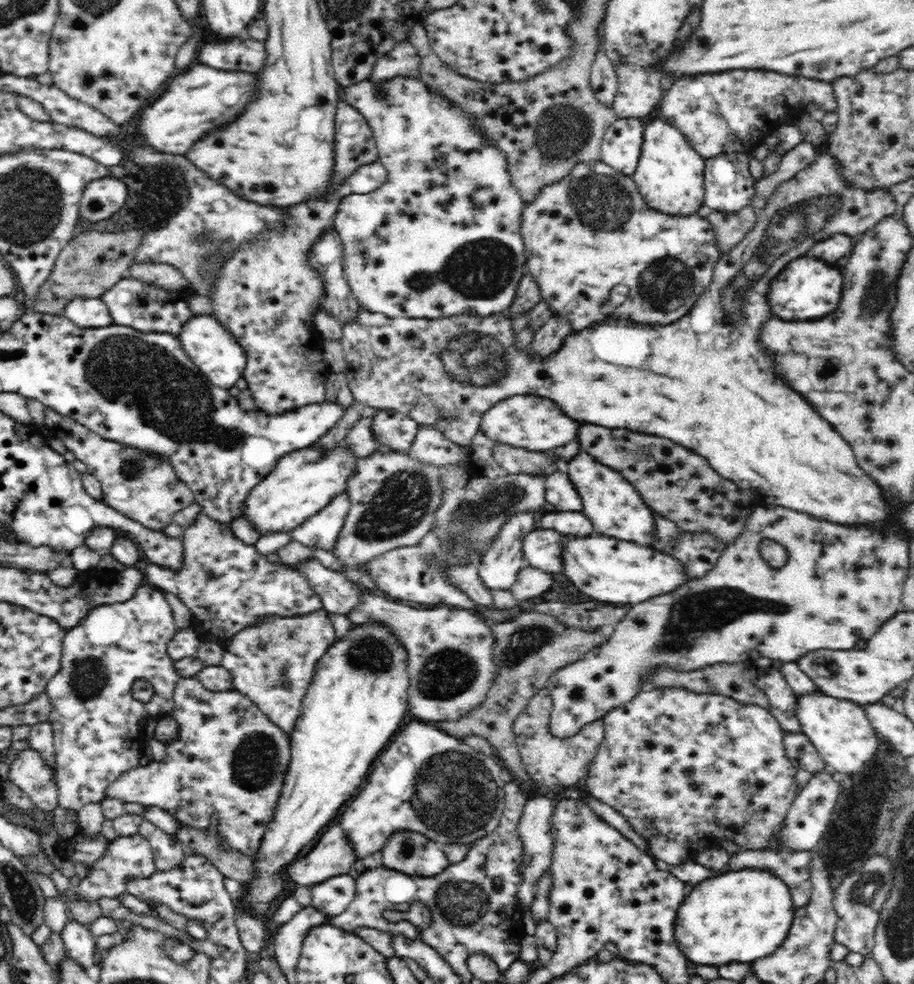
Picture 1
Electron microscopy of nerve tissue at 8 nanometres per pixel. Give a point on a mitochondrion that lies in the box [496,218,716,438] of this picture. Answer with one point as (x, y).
(666, 283)

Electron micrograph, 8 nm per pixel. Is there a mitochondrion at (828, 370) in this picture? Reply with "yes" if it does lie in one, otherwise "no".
no

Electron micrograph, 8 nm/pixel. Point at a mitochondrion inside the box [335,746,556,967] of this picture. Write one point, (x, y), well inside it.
(453, 794)

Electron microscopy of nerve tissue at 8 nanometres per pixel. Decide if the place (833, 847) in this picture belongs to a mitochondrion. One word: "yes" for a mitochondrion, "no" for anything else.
no

